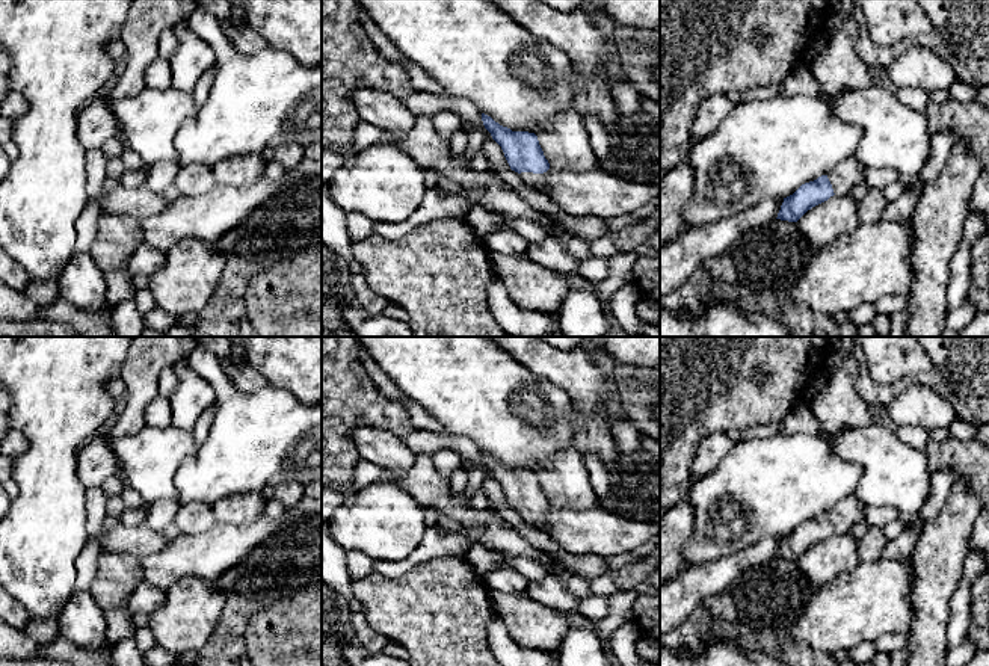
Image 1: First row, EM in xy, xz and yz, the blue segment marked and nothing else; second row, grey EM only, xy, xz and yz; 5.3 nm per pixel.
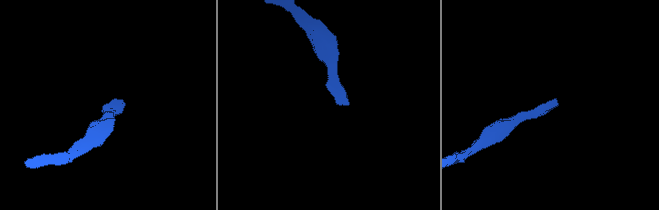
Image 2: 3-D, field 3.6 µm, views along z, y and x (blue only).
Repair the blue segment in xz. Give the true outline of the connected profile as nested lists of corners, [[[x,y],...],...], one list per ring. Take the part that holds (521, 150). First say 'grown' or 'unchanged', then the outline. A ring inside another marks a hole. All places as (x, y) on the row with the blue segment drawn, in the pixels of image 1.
grown | [[[482,113],[482,121],[492,139],[501,146],[510,169],[519,174],[521,181],[530,189],[544,189],[547,178],[542,174],[550,169],[550,163],[538,136],[528,131],[512,131],[485,113]]]

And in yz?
grown | [[[855,159],[838,163],[827,175],[802,184],[793,195],[784,198],[776,219],[797,222],[808,210],[833,195],[849,195],[864,183],[865,168]]]

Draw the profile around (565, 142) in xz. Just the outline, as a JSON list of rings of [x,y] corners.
[[[574,106],[560,112],[556,119],[536,133],[545,159],[553,169],[577,172],[598,169],[583,116]]]

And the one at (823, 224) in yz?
[[[833,195],[827,201],[808,210],[797,227],[814,249],[850,234],[858,227],[858,202],[849,195]]]

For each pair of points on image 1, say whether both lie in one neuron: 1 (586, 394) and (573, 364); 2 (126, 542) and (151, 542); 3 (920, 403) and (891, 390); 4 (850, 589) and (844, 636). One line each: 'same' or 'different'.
1: same
2: same
3: different
4: same

